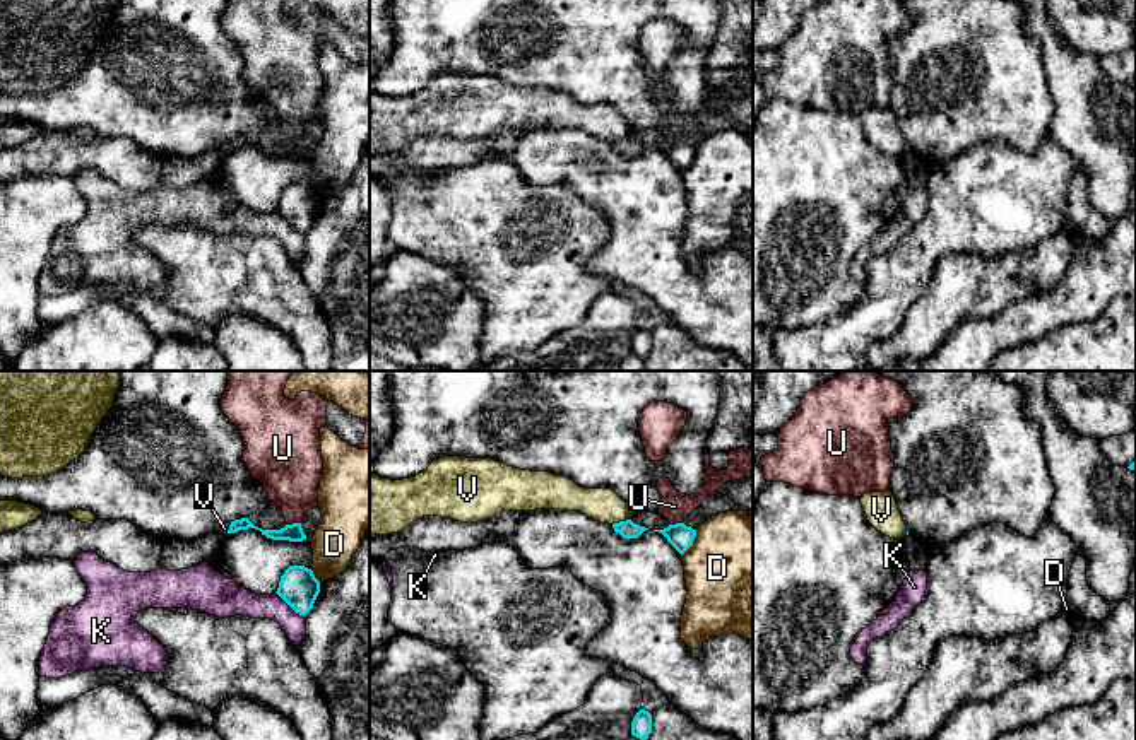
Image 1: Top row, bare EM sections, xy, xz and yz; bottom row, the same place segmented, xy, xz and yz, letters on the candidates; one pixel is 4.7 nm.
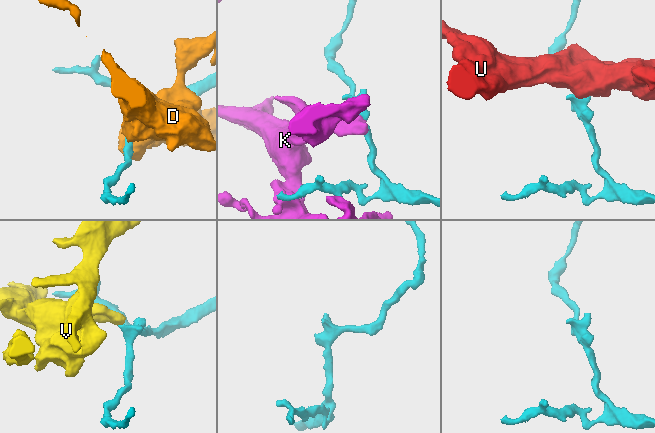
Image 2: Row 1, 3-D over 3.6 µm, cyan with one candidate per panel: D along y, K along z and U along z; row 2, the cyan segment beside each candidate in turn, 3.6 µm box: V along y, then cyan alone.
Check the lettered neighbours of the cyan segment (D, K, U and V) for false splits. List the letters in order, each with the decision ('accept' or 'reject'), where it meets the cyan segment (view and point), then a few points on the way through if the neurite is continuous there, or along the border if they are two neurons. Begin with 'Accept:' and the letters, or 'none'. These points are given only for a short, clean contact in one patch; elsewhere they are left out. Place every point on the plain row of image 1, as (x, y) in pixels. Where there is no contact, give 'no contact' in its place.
Accept: none
D: reject; contact xz (692, 159)
K: reject; contact xy (289, 223)
U: reject; contact xy (293, 140); border xy (300, 139), (288, 142)
V: reject; contact xz (620, 139); border xz (628, 135), (613, 142)

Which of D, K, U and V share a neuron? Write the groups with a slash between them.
D / K / U / V

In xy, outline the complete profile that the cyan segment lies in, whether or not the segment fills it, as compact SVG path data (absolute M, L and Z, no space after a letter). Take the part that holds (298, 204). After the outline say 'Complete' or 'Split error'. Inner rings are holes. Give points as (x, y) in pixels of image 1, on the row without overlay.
M289 183L275 208L296 231L306 232L320 210L320 198L305 183Z. Complete

